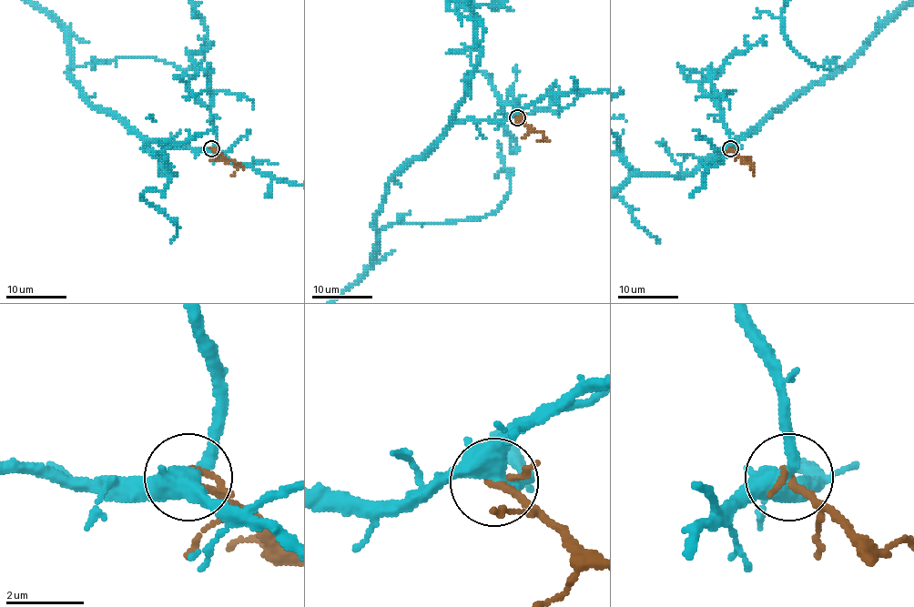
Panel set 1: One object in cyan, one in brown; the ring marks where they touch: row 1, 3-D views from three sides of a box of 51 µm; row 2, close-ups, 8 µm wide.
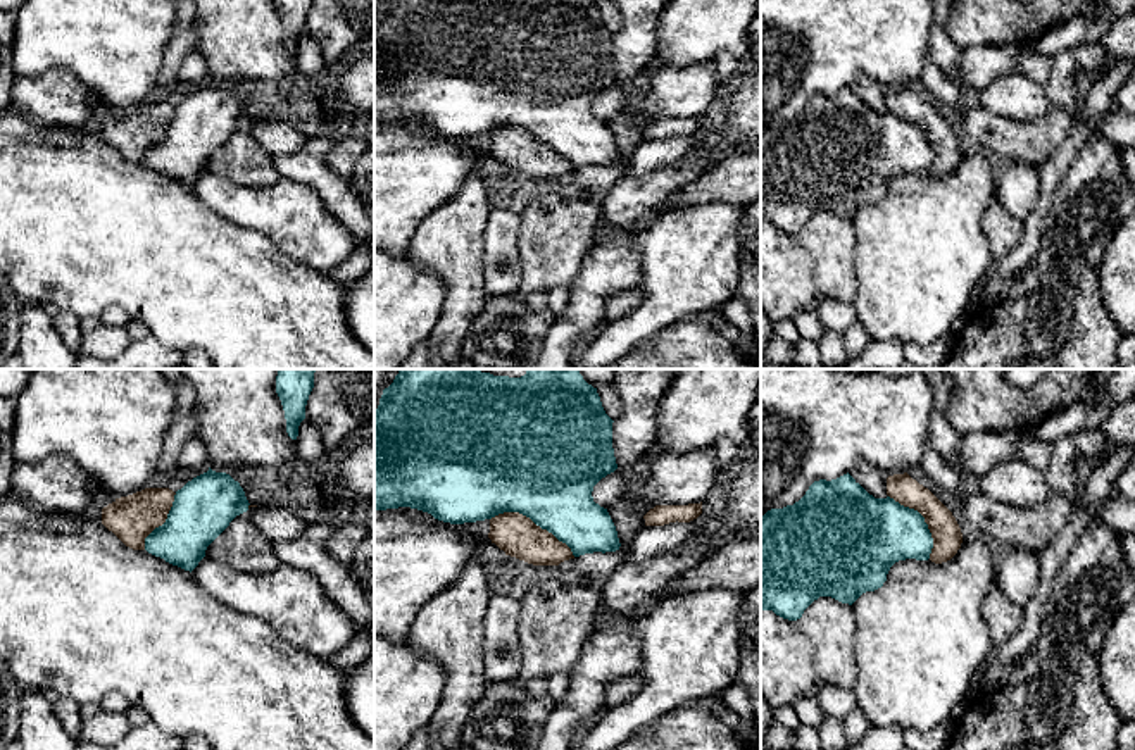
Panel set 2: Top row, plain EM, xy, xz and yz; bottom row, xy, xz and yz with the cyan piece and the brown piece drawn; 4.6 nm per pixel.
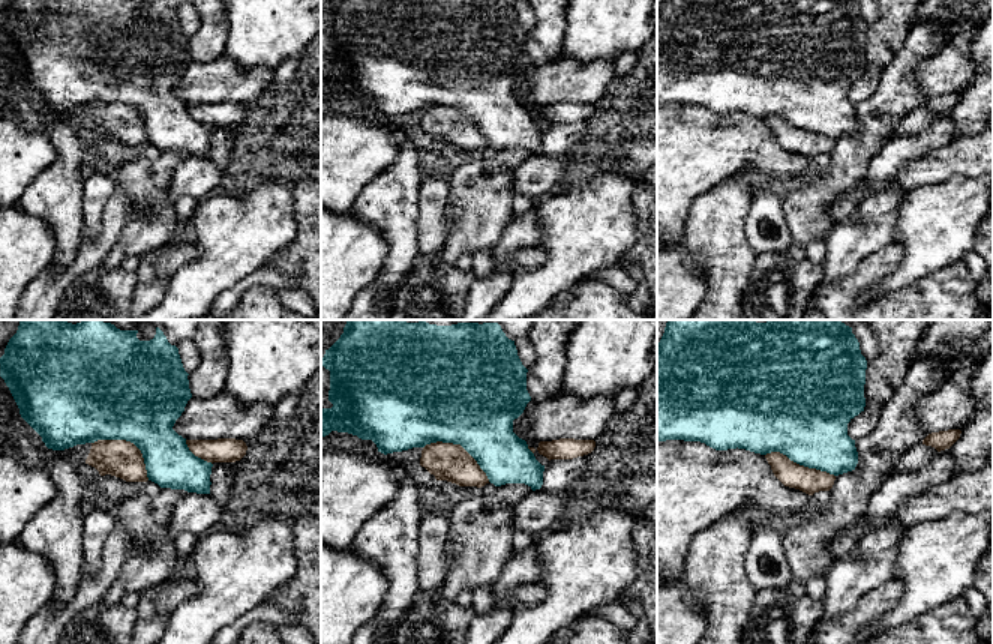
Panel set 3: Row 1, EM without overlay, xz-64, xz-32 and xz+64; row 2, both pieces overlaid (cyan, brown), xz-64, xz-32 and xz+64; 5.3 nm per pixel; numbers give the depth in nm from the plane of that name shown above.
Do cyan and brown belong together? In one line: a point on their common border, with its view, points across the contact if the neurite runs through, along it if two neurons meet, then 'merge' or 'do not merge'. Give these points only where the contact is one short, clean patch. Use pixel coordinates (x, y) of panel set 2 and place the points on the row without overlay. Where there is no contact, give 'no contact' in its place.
contact xz (533, 135); do not merge

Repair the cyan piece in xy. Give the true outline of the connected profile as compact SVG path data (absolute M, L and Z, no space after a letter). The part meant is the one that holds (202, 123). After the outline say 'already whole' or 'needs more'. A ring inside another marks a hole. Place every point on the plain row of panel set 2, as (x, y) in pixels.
M209 81L176 105L166 136L145 152L145 164L191 186L207 160L248 119L238 95Z; already whole

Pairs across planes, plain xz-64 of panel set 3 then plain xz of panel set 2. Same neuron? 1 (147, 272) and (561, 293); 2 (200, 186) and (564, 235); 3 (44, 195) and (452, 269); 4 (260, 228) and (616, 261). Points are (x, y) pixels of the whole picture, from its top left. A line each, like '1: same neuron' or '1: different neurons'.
1: same neuron
2: different neurons
3: same neuron
4: different neurons

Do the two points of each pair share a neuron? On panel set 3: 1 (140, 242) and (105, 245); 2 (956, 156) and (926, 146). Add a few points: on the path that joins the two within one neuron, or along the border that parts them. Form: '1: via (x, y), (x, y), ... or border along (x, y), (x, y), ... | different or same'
1: border along (132, 216), (101, 264) | different
2: border along (951, 141), (912, 161), (906, 167) | different

